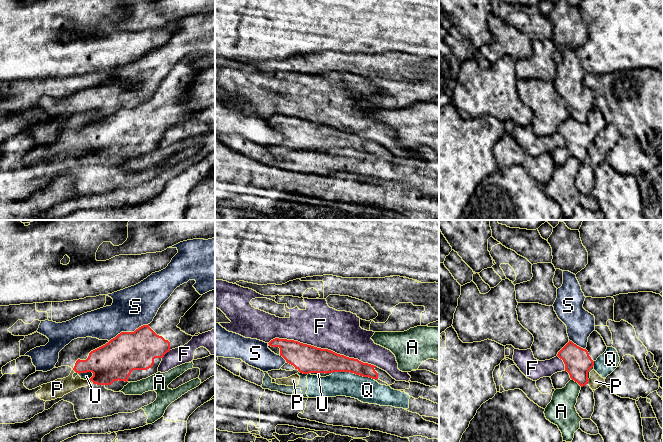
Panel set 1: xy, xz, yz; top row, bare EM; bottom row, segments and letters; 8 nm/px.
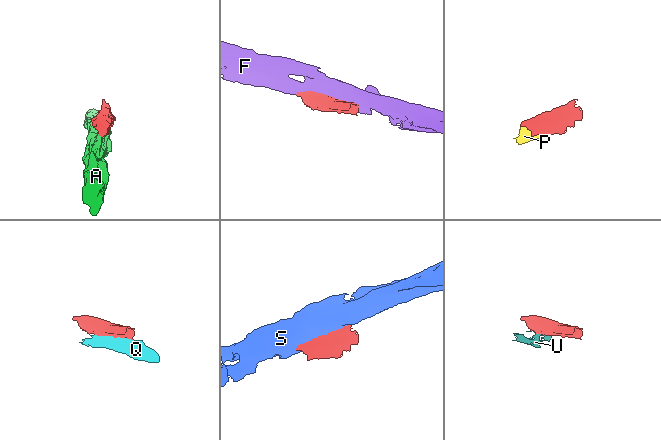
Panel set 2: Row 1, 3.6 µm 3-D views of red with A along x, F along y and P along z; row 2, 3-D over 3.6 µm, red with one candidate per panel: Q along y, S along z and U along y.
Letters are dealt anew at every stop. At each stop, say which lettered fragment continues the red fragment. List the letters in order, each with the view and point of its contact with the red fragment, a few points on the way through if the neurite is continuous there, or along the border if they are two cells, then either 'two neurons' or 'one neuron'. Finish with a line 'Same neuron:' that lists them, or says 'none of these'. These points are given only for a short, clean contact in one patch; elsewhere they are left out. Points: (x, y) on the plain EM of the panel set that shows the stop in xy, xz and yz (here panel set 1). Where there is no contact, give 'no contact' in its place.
A: yz (576, 157) | two neurons
F: xz (322, 125) | two neurons
P: xy (91, 156) | along xy (89, 156), (93, 159) | two neurons
Q: xz (353, 148) | two neurons
S: xy (128, 108) | two neurons
U: xy (85, 148) | along xy (76, 148), (91, 148), (93, 151) | two neurons
Same neuron: none of these

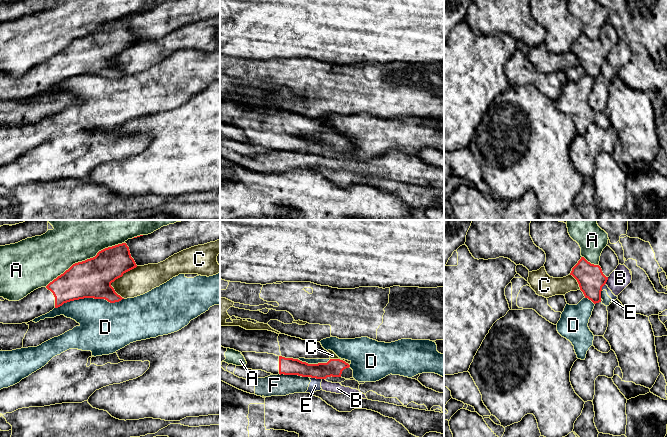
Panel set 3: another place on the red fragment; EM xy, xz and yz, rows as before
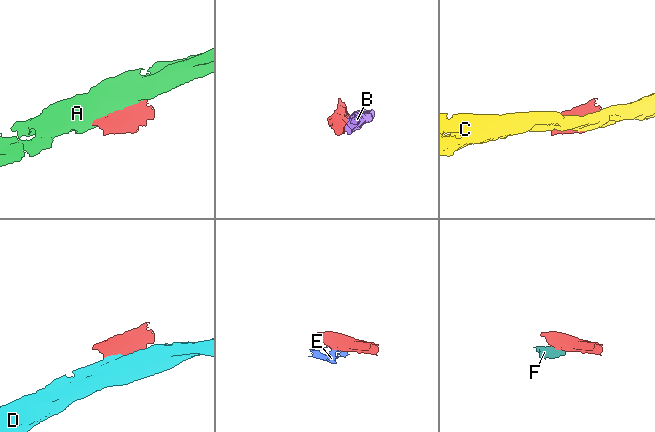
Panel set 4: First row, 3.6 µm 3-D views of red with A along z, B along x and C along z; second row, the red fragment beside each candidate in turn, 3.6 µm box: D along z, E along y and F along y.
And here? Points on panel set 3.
A: xy (85, 36) | two neurons
B: yz (607, 55) | two neurons
C: xy (116, 54) | two neurons
D: xy (89, 73) | two neurons
E: xz (315, 153) | along xz (309, 152), (321, 155) | two neurons
F: xz (290, 150) | along xz (279, 149), (297, 150), (300, 152) | two neurons
Same neuron: none of these

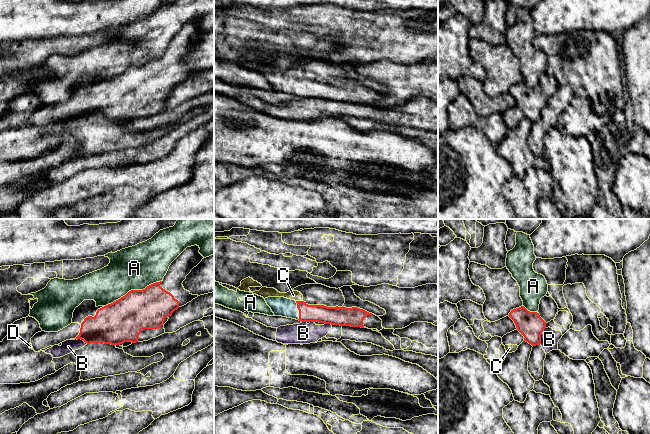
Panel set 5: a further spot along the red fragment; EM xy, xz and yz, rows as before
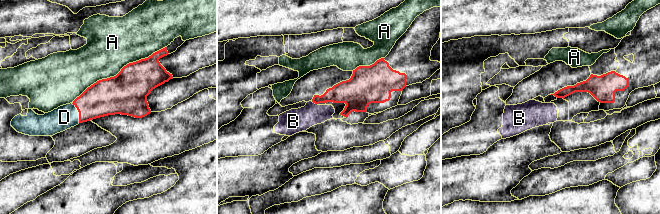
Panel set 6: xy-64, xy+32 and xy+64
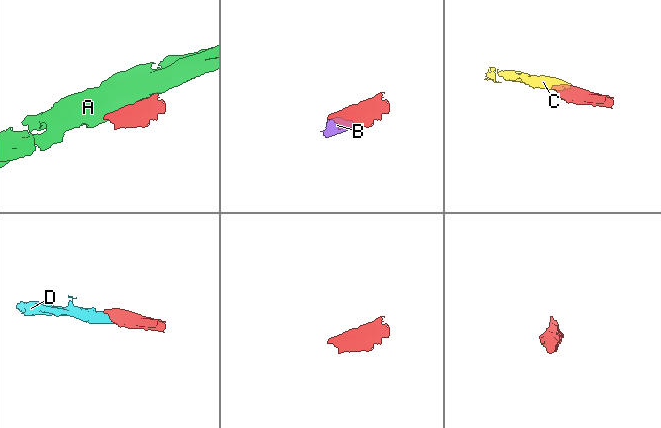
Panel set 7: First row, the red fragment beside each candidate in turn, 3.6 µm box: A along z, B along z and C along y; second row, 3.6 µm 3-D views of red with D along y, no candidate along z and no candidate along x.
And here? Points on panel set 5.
A: xy (133, 66) | two neurons
B: xy (82, 115) | along xy (76, 114), (82, 115), (87, 119) | two neurons
C: xz (299, 77) | one neuron
D: xz (298, 85) | one neuron
Same neuron: C, D

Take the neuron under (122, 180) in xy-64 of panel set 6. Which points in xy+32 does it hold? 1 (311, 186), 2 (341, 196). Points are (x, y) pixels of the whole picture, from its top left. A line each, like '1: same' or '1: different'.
1: same
2: different

